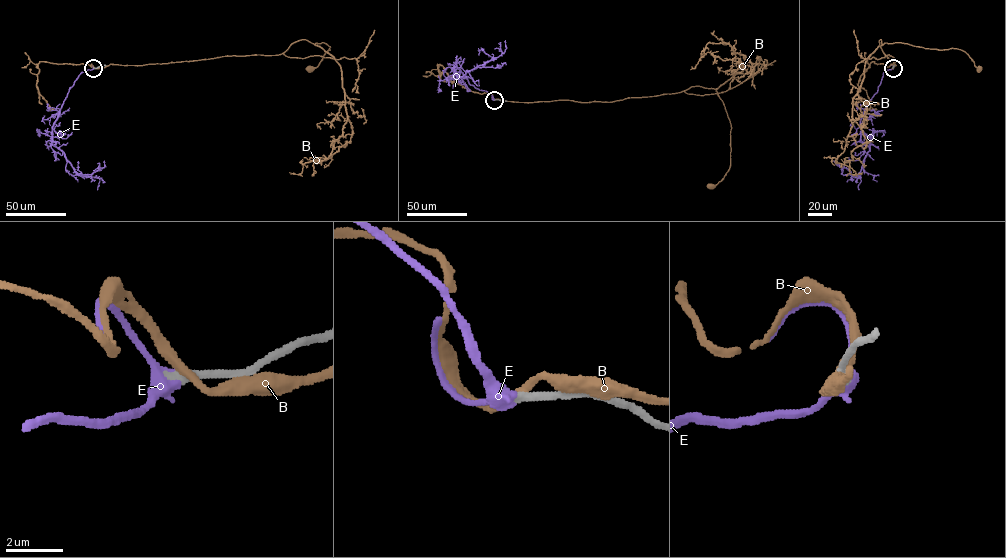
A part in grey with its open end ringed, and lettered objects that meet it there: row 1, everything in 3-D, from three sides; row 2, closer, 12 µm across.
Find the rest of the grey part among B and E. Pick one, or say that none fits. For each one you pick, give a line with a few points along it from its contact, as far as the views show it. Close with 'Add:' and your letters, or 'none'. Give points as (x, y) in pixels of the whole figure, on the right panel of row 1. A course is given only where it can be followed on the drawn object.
E: course (893, 68), (883, 72), (861, 118), (861, 140), (869, 150), (855, 177), (842, 173), (848, 162)
Add: E

